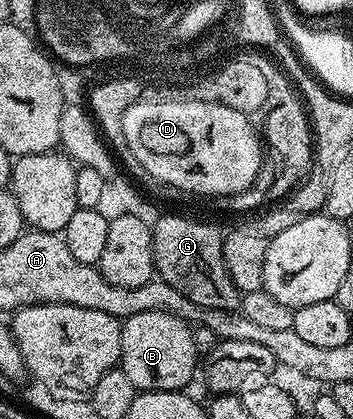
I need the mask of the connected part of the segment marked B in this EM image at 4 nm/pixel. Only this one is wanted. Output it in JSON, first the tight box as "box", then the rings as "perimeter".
{"box":[119,312,197,392],"perimeter":[[[146,312],[145,314],[133,314],[132,316],[126,317],[121,324],[123,333],[121,334],[121,354],[119,355],[119,364],[122,367],[125,378],[129,378],[129,382],[133,382],[133,386],[139,392],[177,392],[186,389],[187,383],[191,380],[191,375],[196,375],[197,364],[195,368],[195,359],[197,359],[197,353],[195,351],[195,334],[192,325],[186,320],[177,318],[173,314],[168,312]]]}

